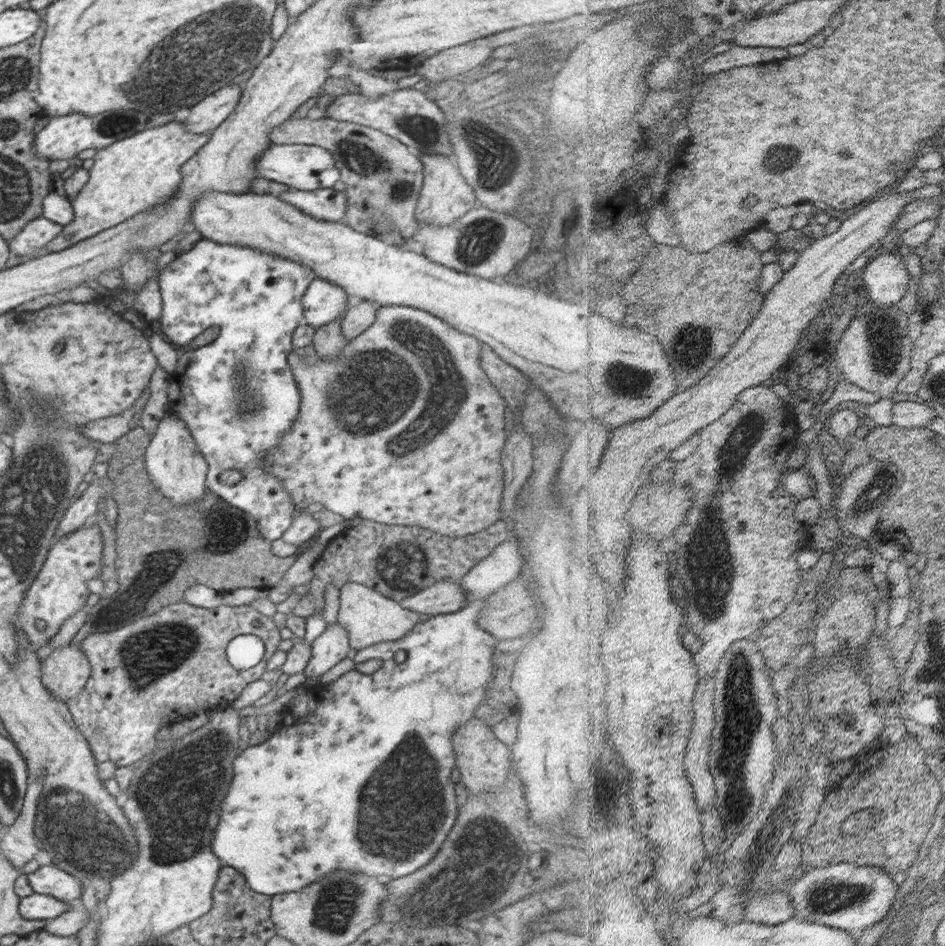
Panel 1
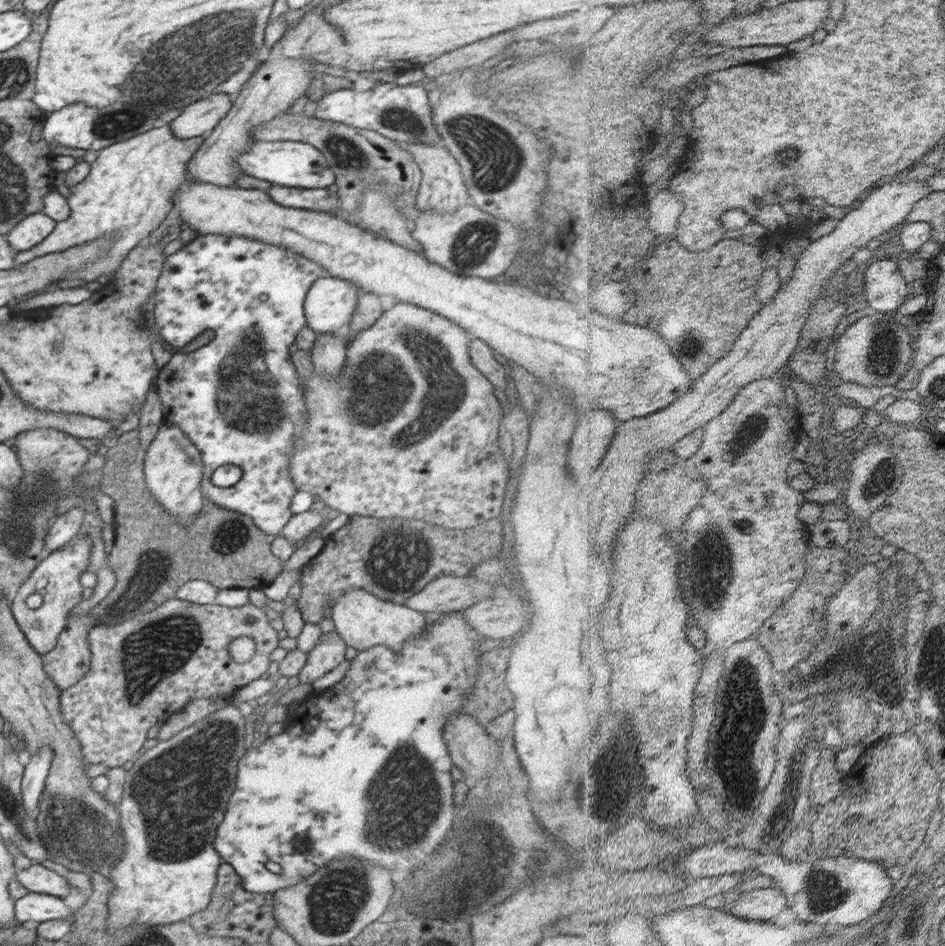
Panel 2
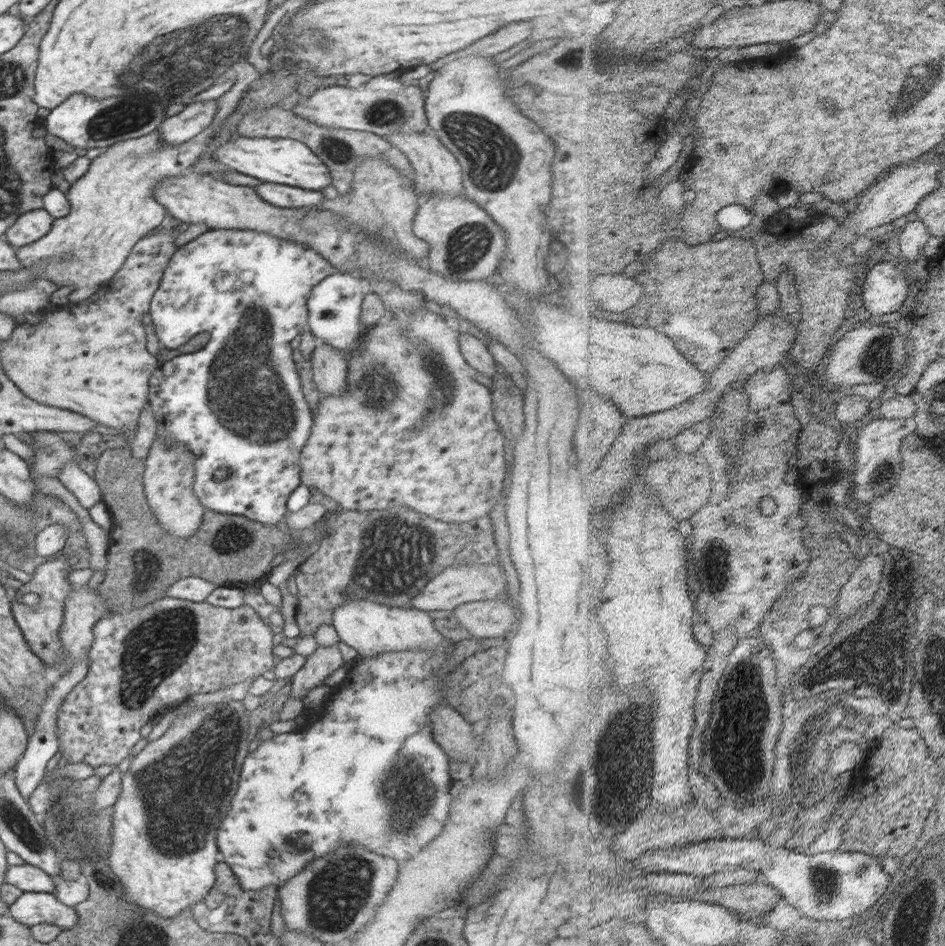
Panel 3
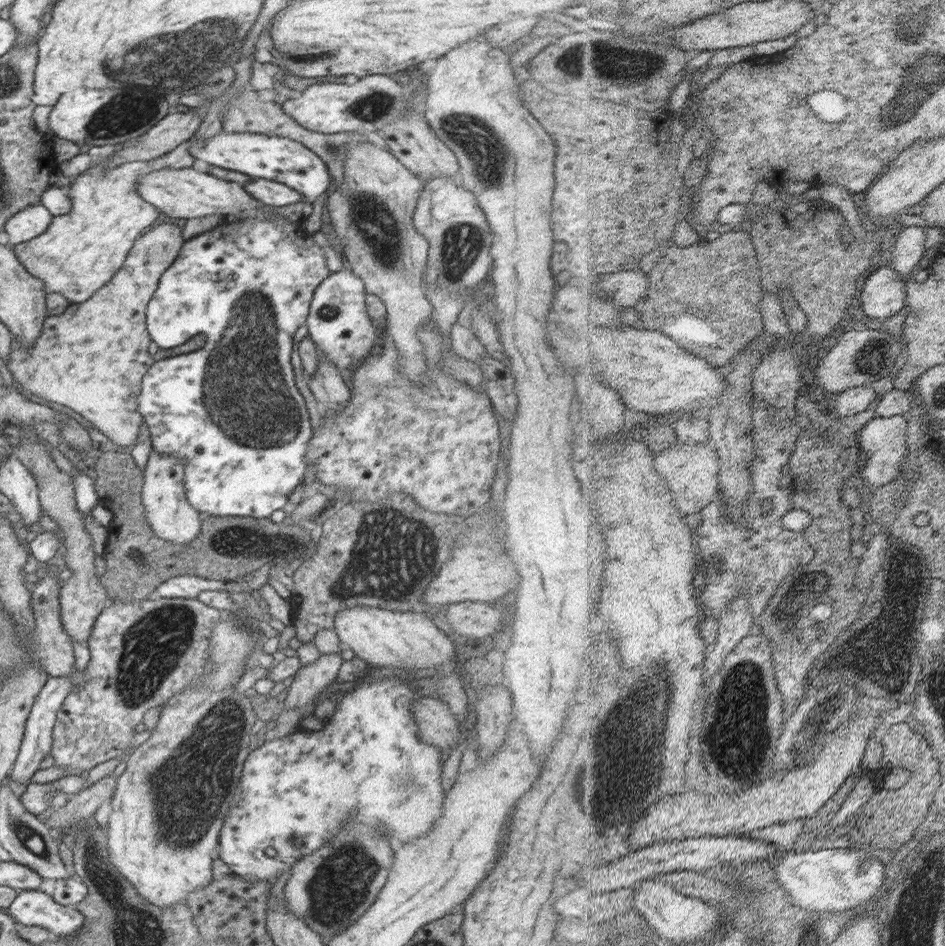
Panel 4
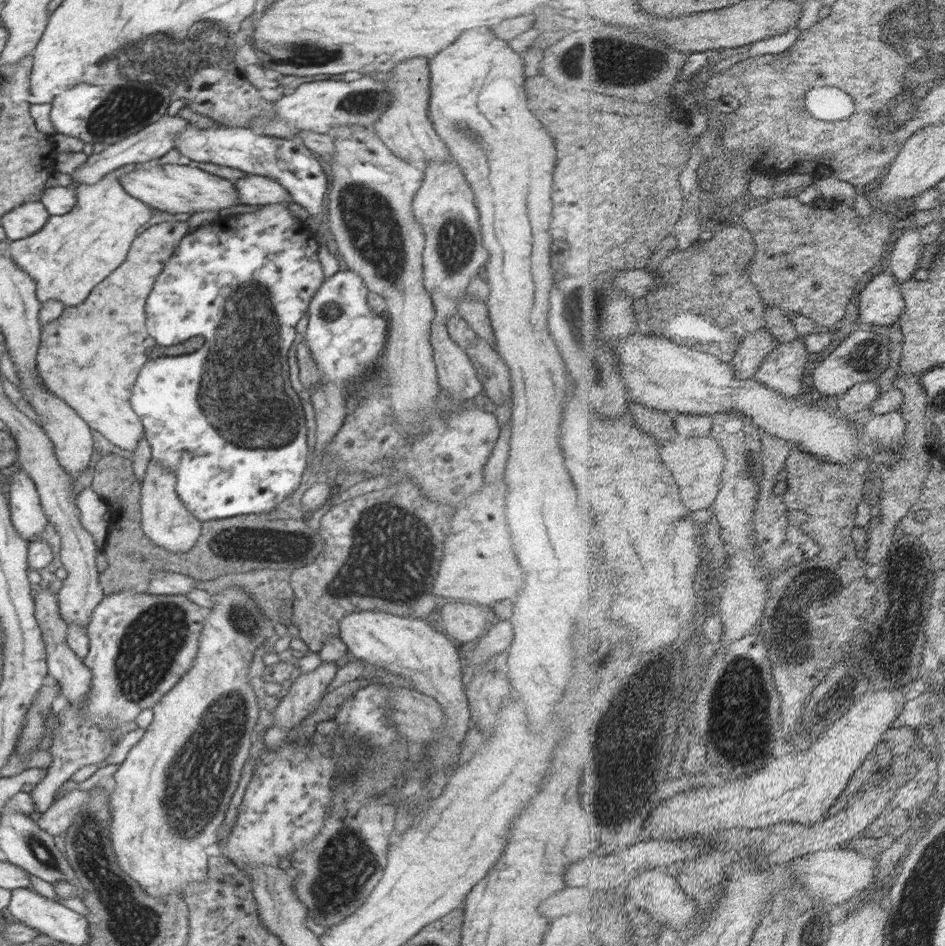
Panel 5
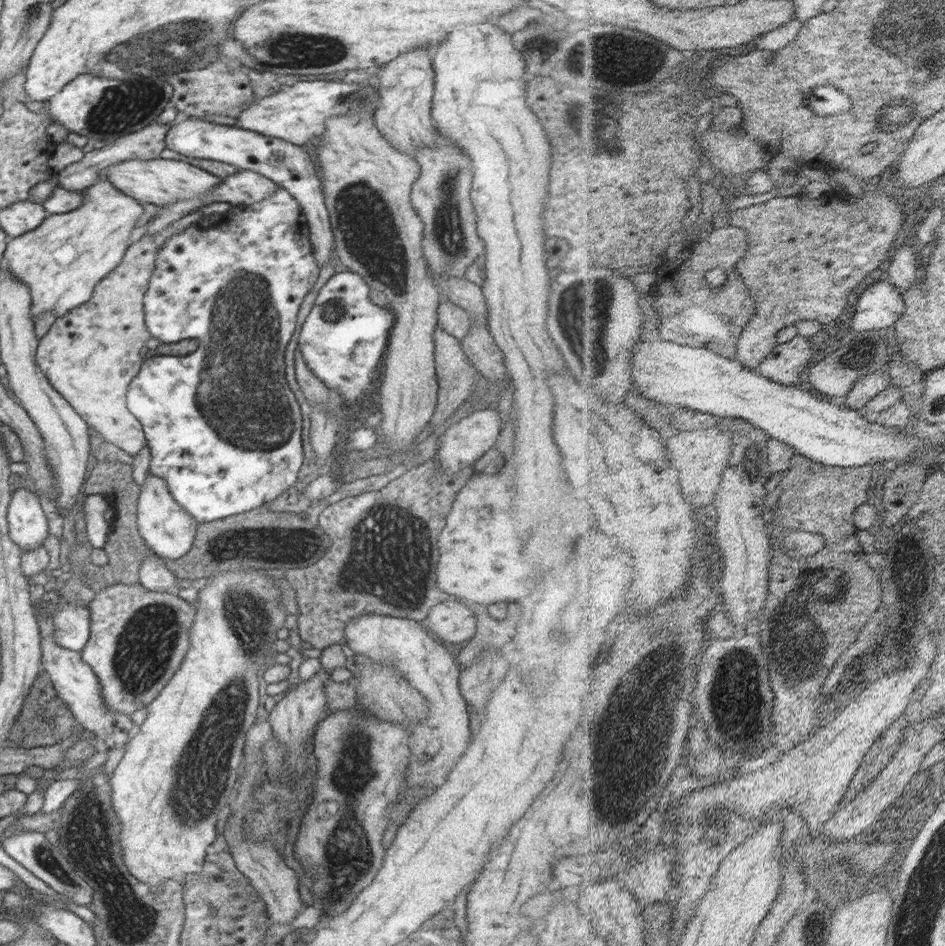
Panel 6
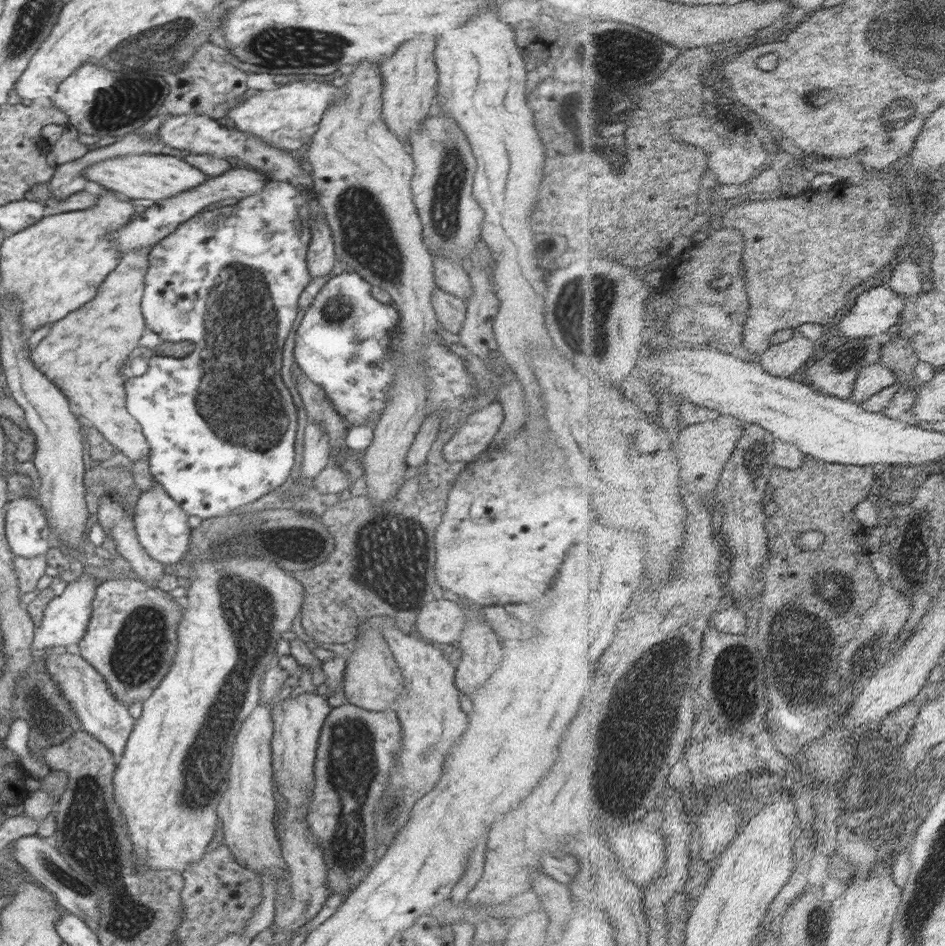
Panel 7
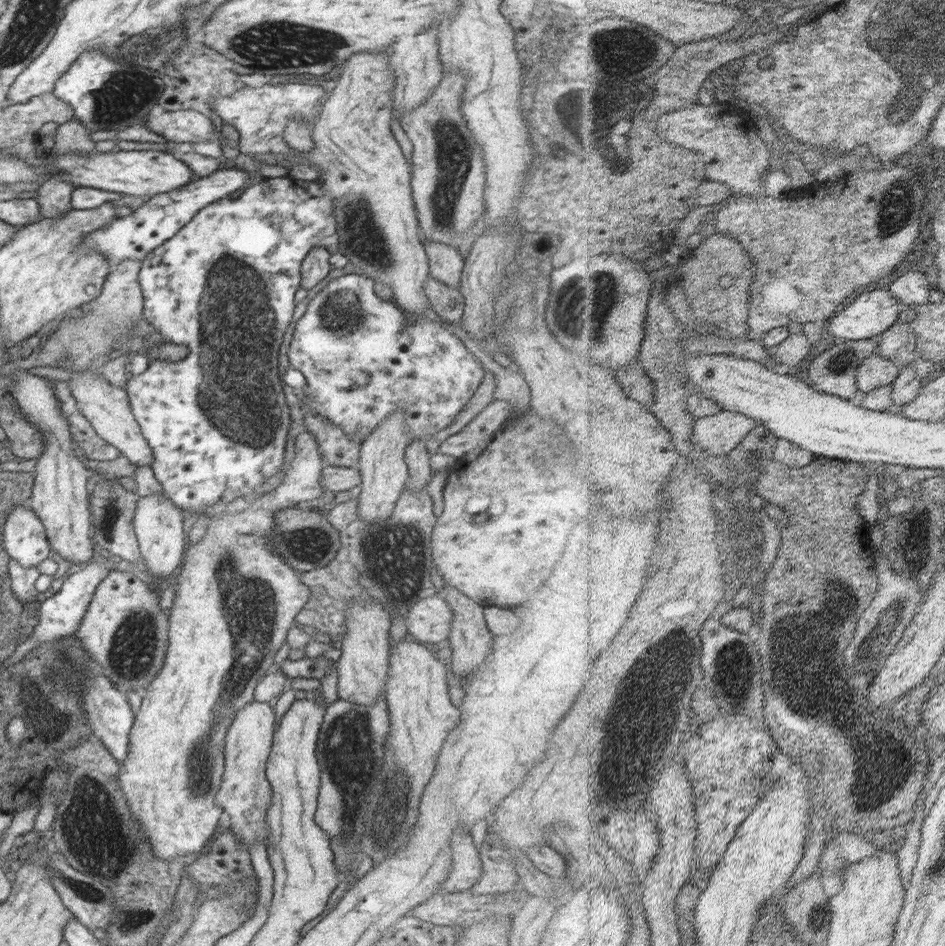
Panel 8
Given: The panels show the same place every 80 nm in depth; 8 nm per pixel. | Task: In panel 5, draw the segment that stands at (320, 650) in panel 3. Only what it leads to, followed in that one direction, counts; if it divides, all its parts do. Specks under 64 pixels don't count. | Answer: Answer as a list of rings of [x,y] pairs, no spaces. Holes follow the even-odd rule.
[[[322,662],[316,670],[301,674],[291,684],[289,691],[282,694],[281,703],[272,711],[274,725],[293,729],[317,708],[322,695],[337,674],[337,665]]]

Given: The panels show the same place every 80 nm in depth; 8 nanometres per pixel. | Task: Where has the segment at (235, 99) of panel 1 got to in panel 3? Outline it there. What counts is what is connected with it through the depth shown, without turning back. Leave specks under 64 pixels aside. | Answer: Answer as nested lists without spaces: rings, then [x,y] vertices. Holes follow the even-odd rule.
[[[208,99],[187,103],[185,109],[172,117],[165,117],[158,128],[161,141],[177,145],[208,128],[218,112],[218,99]]]

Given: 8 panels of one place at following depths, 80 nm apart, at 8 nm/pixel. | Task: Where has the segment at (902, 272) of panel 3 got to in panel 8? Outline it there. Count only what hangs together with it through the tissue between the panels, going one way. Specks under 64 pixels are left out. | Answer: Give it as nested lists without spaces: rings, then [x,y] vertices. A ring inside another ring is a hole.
[[[890,288],[874,289],[862,293],[852,304],[842,308],[838,315],[826,324],[826,331],[833,334],[838,341],[843,342],[879,339],[882,334],[888,332],[890,328],[897,324],[905,307],[904,303],[898,297],[895,297]]]

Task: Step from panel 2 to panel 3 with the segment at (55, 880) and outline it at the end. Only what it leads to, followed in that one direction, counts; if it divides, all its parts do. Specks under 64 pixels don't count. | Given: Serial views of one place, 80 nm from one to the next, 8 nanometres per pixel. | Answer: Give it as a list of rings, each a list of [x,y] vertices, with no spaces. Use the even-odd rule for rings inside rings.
[[[30,864],[8,866],[8,871],[4,875],[4,884],[12,884],[28,893],[56,893],[53,877]]]

